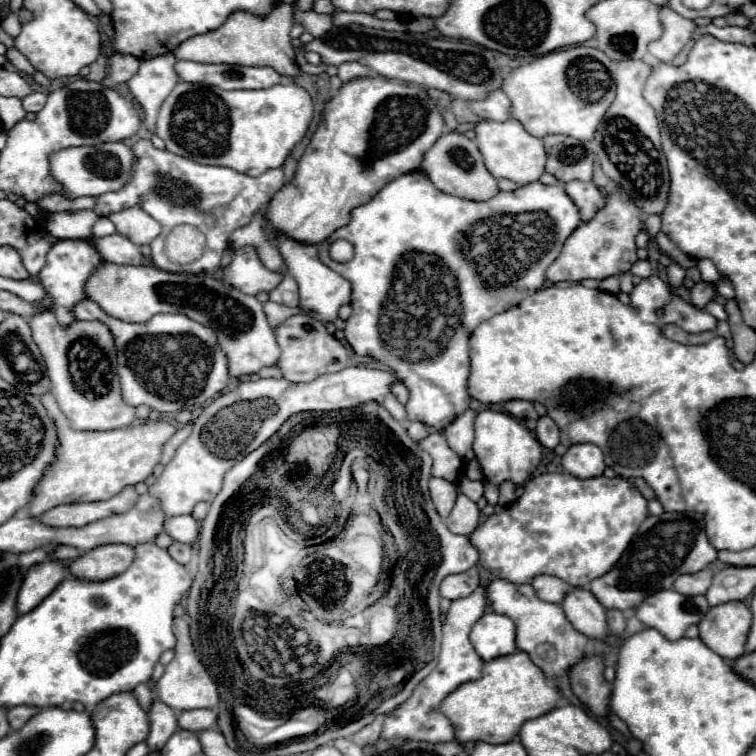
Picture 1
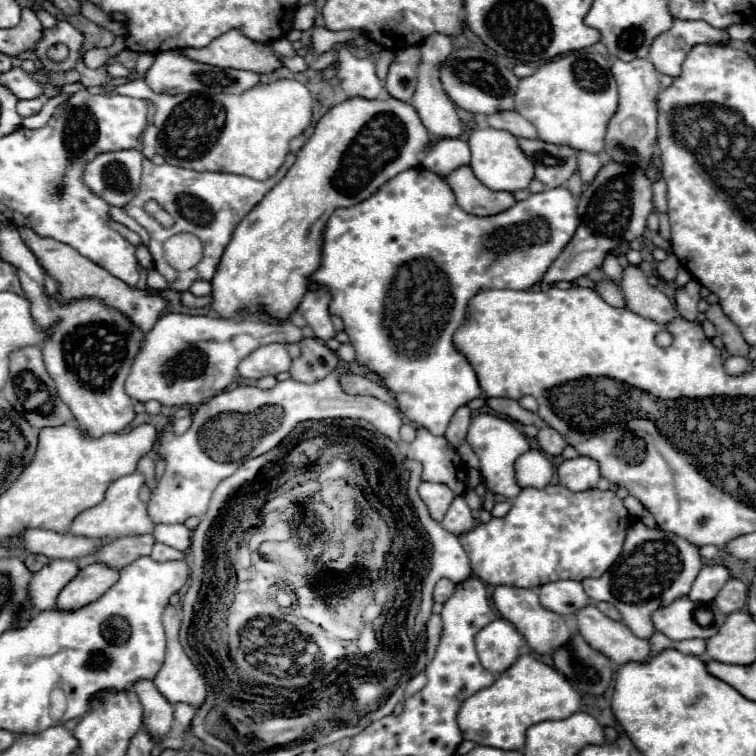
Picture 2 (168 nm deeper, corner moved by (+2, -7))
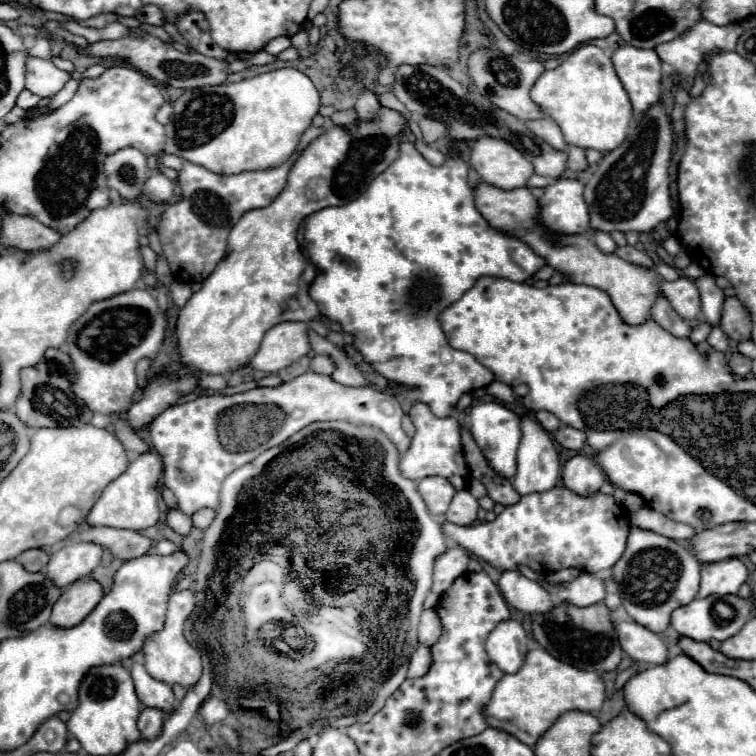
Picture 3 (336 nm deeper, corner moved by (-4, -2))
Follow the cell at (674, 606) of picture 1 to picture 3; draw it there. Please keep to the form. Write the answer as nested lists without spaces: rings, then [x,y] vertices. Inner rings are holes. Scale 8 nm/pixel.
[[[708,596],[708,598],[696,598],[688,606],[680,606],[672,612],[672,628],[678,632],[678,636],[692,638],[696,642],[708,642],[712,638],[716,640],[726,640],[734,636],[744,620],[748,618],[746,612],[740,612],[740,616],[734,616],[732,620],[724,620],[724,624],[716,624],[712,608],[718,596]]]

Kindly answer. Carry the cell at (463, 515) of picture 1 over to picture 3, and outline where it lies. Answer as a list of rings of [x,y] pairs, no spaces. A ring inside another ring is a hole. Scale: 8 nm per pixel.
[[[462,490],[462,492],[456,492],[444,518],[452,524],[468,526],[476,520],[476,512],[478,512],[478,500],[468,490]]]

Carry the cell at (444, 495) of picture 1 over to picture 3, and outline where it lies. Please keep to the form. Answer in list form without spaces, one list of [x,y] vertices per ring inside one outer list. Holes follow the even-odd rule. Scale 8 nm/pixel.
[[[440,476],[422,478],[418,482],[418,492],[422,494],[430,514],[434,514],[434,516],[442,516],[448,510],[450,502],[456,494],[454,486],[446,478],[440,478]]]

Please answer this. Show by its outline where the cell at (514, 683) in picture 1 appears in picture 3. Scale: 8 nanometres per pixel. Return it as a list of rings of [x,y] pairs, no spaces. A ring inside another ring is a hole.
[[[534,648],[528,652],[522,668],[516,674],[504,674],[496,684],[490,702],[484,706],[482,714],[488,726],[496,726],[520,738],[520,742],[534,746],[536,740],[554,724],[554,720],[568,710],[596,712],[604,702],[604,684],[598,672],[586,672],[564,664],[550,656],[544,648]]]

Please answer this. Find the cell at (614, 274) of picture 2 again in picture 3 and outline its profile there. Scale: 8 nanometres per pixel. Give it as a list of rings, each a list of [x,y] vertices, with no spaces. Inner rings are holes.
[[[596,232],[594,242],[596,242],[596,246],[600,248],[600,252],[604,252],[604,254],[614,254],[616,248],[618,248],[616,242],[612,240],[612,236],[606,234],[606,232]]]

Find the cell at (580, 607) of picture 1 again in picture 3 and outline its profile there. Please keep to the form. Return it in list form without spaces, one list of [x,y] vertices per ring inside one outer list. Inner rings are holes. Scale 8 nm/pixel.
[[[616,622],[616,634],[622,638],[622,650],[632,660],[640,664],[664,664],[668,660],[668,648],[662,636],[646,630],[638,622]]]

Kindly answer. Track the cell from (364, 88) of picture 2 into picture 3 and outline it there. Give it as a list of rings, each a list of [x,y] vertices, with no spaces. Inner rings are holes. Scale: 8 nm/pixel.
[[[362,88],[362,90],[360,90],[360,96],[358,96],[358,100],[356,100],[356,106],[354,106],[354,110],[358,112],[358,118],[362,118],[362,120],[372,120],[378,108],[380,108],[378,96],[376,96],[370,88]]]

